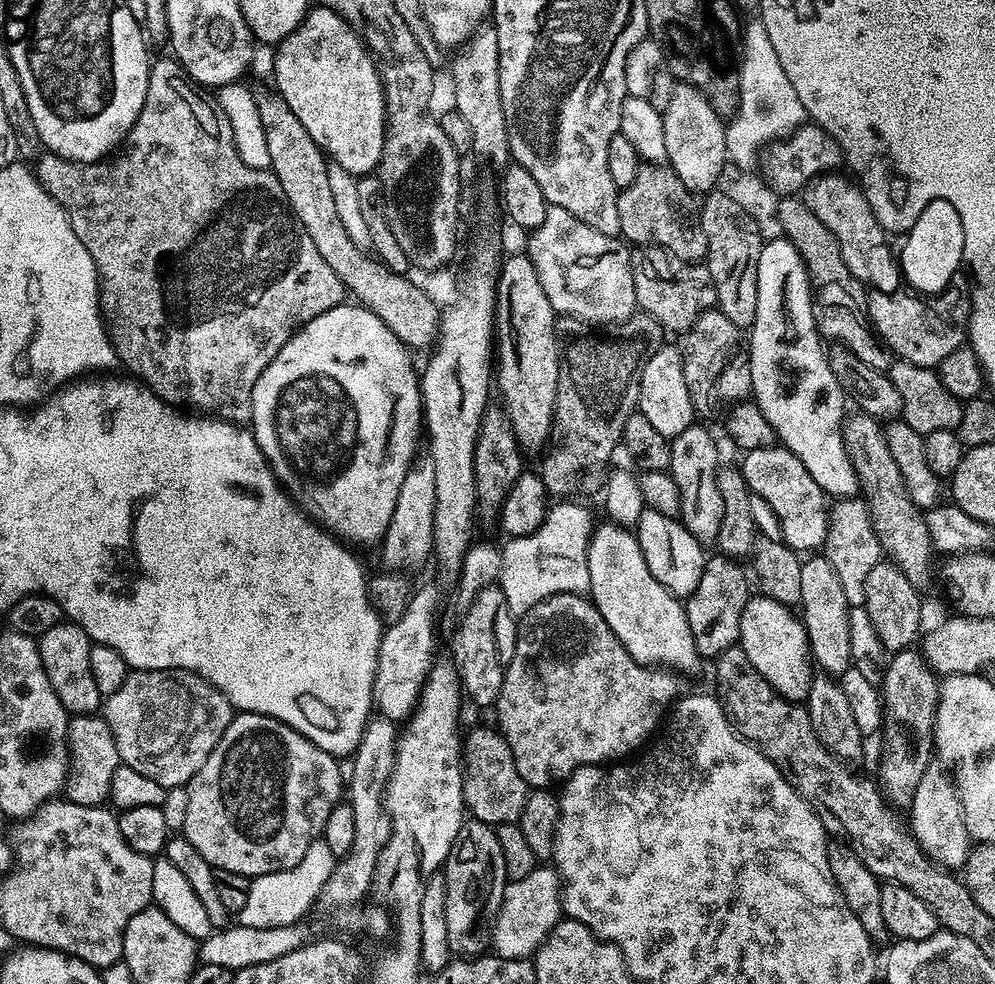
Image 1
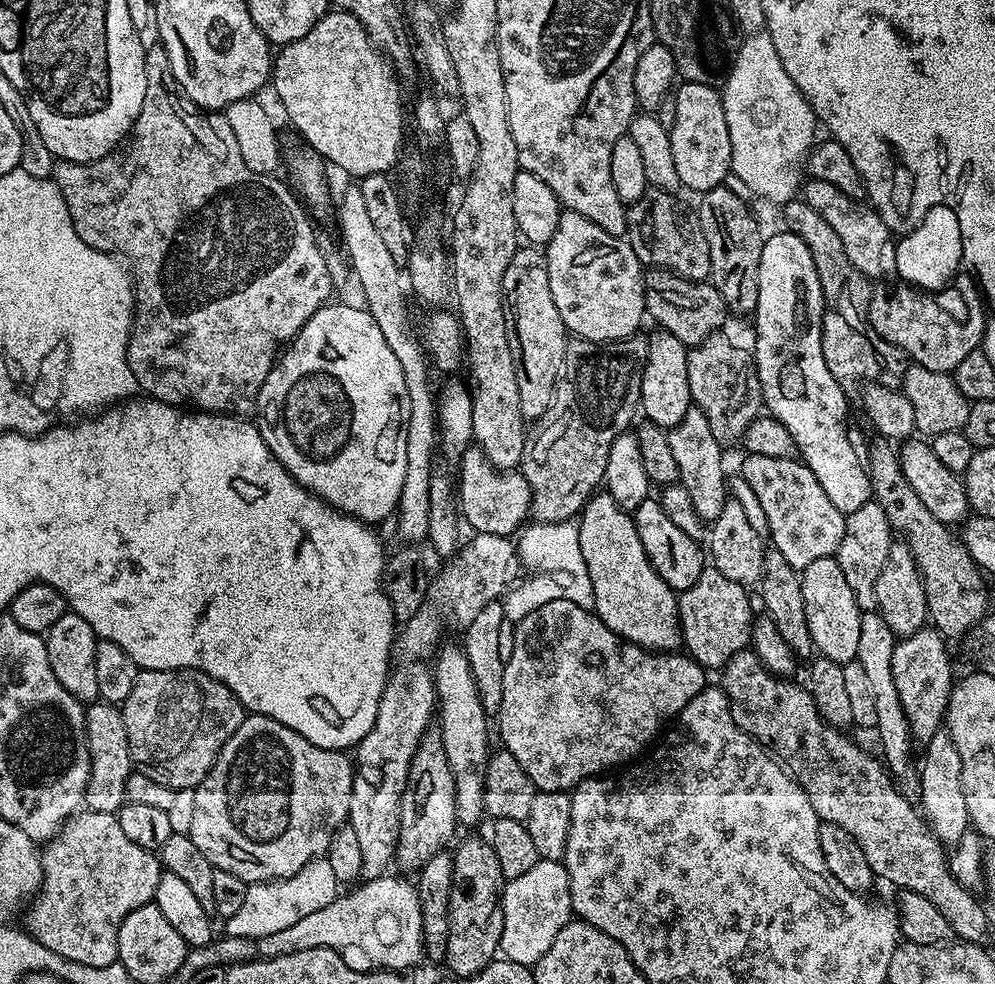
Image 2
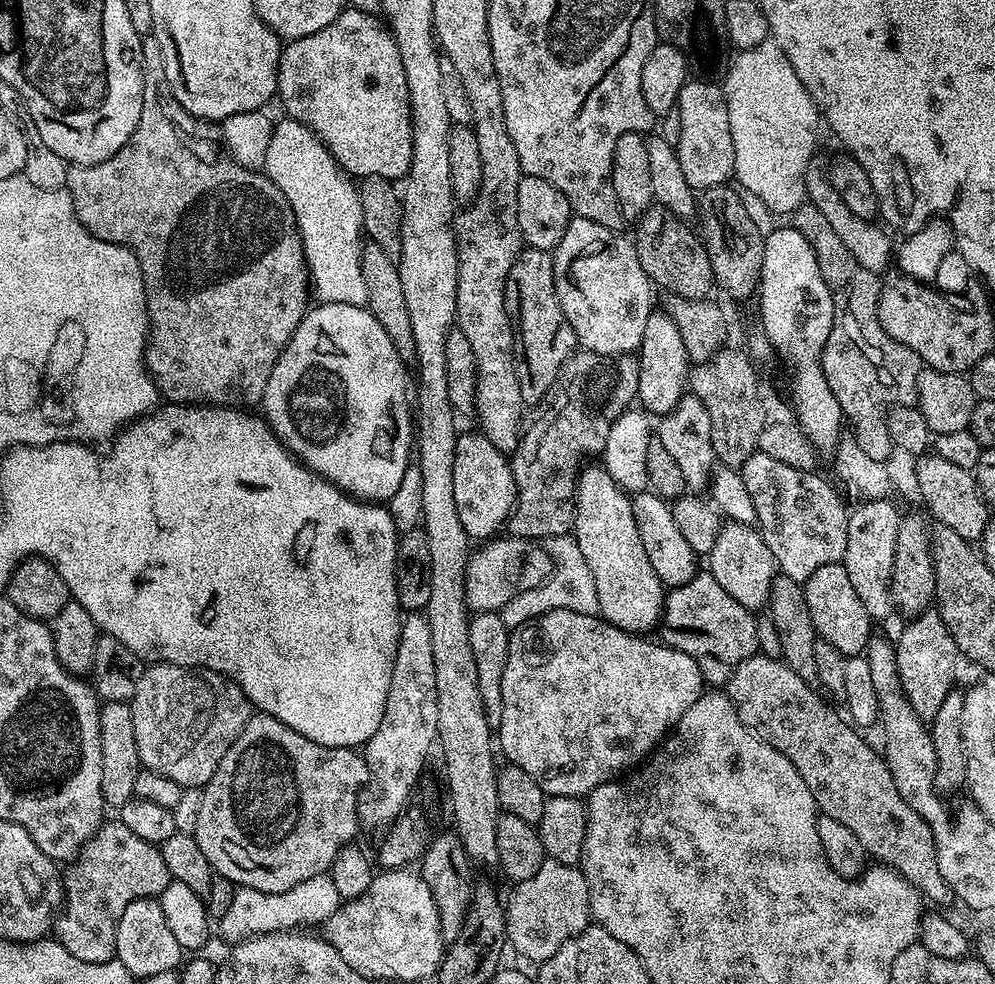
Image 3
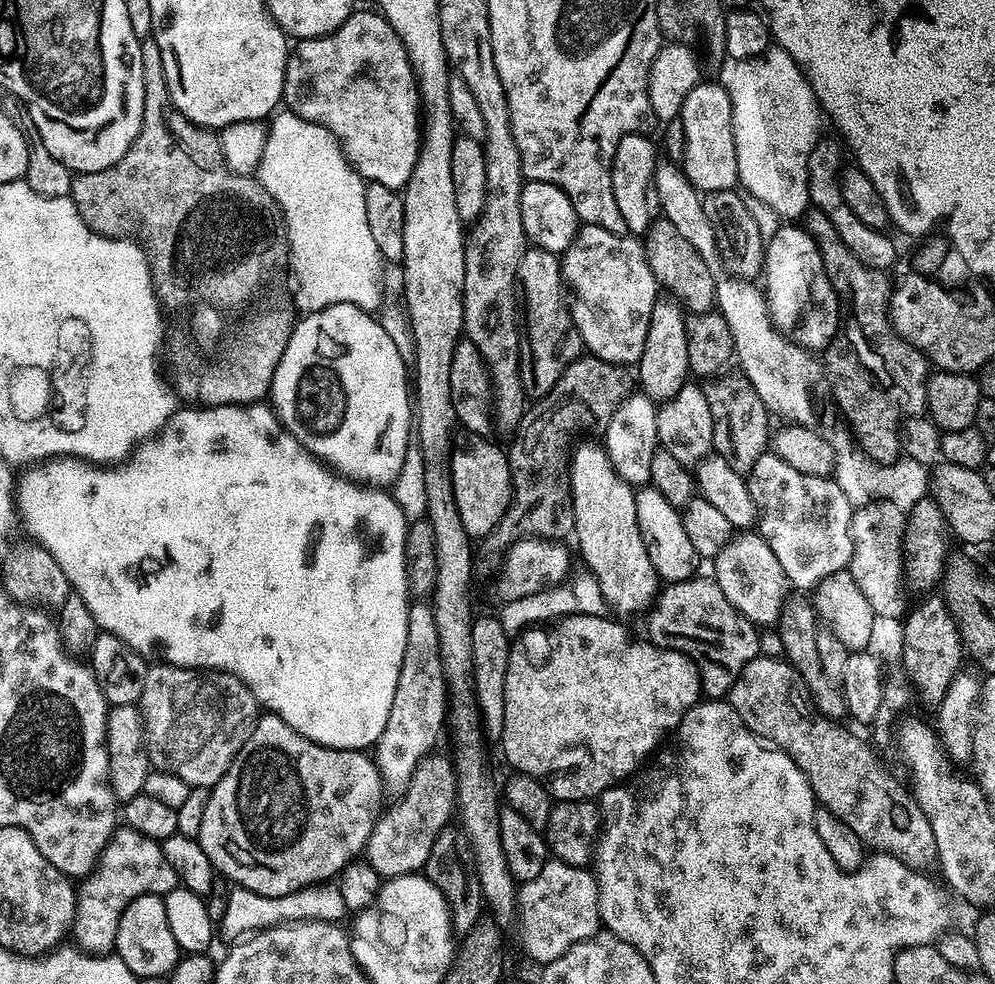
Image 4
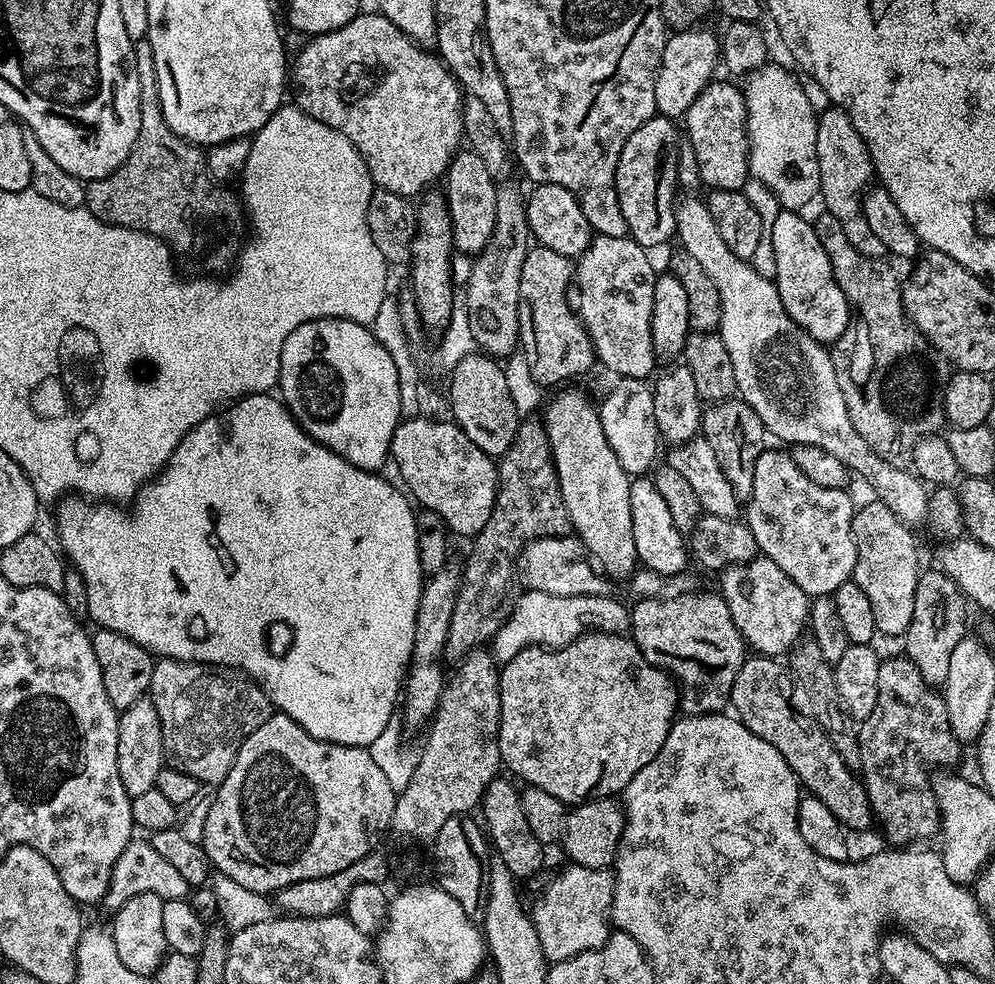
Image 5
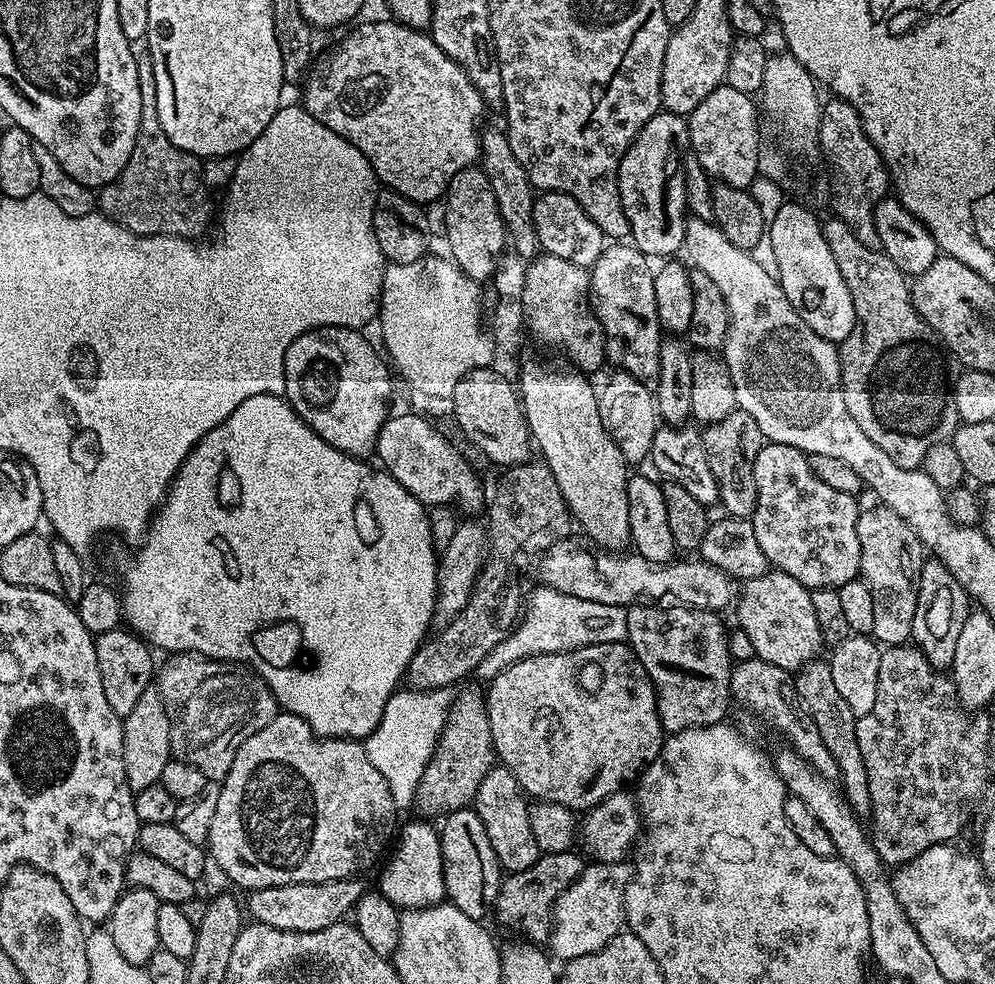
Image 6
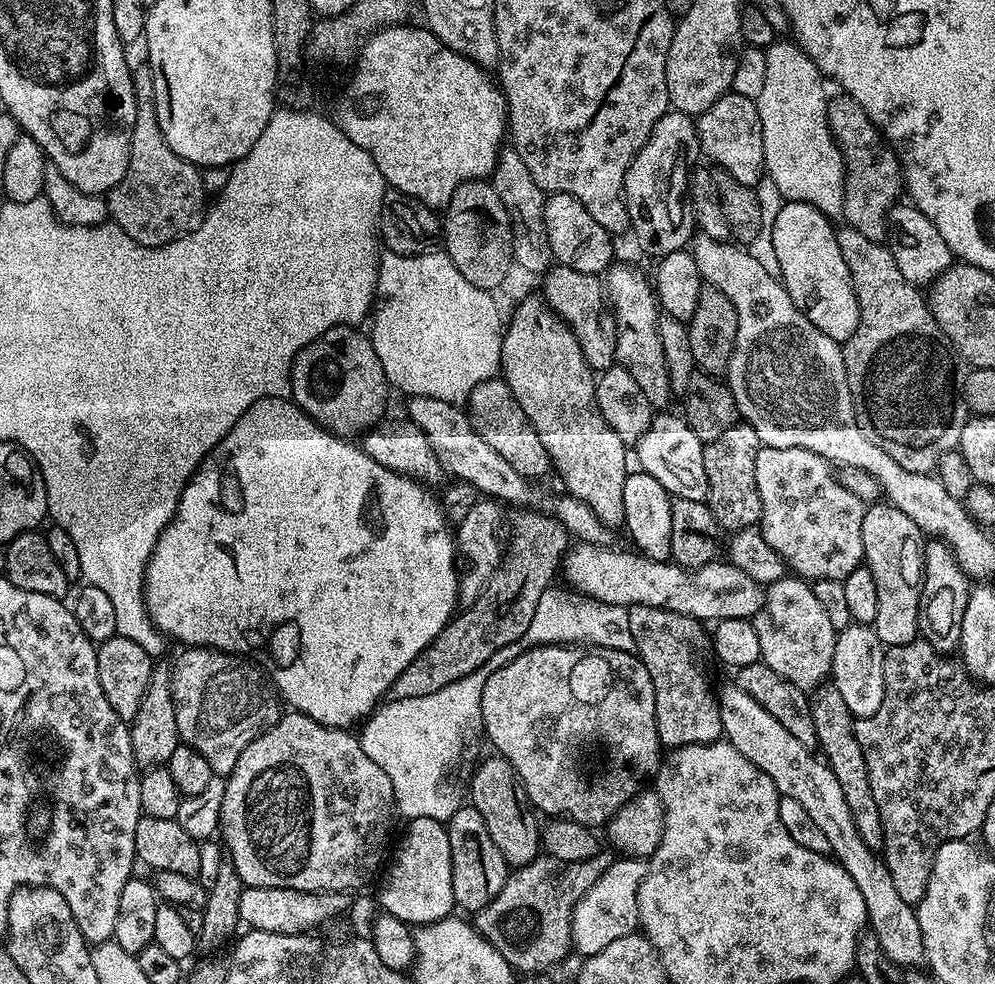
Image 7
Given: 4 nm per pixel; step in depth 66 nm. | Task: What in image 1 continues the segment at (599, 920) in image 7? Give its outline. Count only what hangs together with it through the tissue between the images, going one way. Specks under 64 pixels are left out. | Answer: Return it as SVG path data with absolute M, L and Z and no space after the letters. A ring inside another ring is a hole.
M537 866L533 872L526 874L526 878L508 880L502 902L494 912L494 927L490 932L491 951L507 960L531 957L562 918L561 895L560 878L552 866Z

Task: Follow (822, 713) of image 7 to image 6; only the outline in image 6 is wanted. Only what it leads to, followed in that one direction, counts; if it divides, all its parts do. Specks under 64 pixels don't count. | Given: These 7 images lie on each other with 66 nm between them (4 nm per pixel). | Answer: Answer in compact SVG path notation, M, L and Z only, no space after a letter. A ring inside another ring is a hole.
M817 658L809 664L802 665L794 676L796 699L805 714L818 726L818 734L822 734L822 742L826 742L826 750L834 758L840 775L839 783L848 802L848 807L856 813L857 817L868 818L872 814L870 802L870 778L866 778L866 762L862 762L862 750L858 750L858 730L856 721L858 717L850 705L844 701L842 694L834 686L834 674L830 674L828 660Z

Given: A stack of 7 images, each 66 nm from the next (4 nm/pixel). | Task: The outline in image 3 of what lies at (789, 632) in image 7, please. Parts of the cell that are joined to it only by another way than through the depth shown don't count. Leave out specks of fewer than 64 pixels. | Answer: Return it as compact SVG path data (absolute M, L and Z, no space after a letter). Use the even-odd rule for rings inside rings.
M728 522L718 534L718 542L714 542L714 550L706 553L707 571L738 602L749 610L763 609L768 602L772 583L776 581L778 569L776 560L770 554L770 546L761 538L759 531L750 524Z

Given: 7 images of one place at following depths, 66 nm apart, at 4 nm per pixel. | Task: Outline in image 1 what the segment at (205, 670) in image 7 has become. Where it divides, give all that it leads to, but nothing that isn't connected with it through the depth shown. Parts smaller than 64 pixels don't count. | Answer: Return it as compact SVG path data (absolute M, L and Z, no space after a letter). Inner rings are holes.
M170 668L167 672L129 671L126 682L103 701L102 715L114 734L121 764L146 774L167 790L185 787L198 774L214 740L204 728L230 726L234 709L213 684L198 674Z

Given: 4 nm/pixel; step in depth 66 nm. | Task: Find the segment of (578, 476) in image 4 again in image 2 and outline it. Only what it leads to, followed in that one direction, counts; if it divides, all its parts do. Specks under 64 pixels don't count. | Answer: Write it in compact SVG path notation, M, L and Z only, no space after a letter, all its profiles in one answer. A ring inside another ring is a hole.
M604 490L593 495L585 504L578 523L578 546L582 546L582 558L586 558L586 570L594 586L594 611L600 621L610 630L614 630L614 634L621 640L627 640L629 644L636 644L639 648L646 648L649 652L671 653L679 649L682 637L677 593L673 592L670 586L666 586L654 566L650 566L650 558L646 558L642 538L638 538L635 519L625 508L618 506L612 495Z

